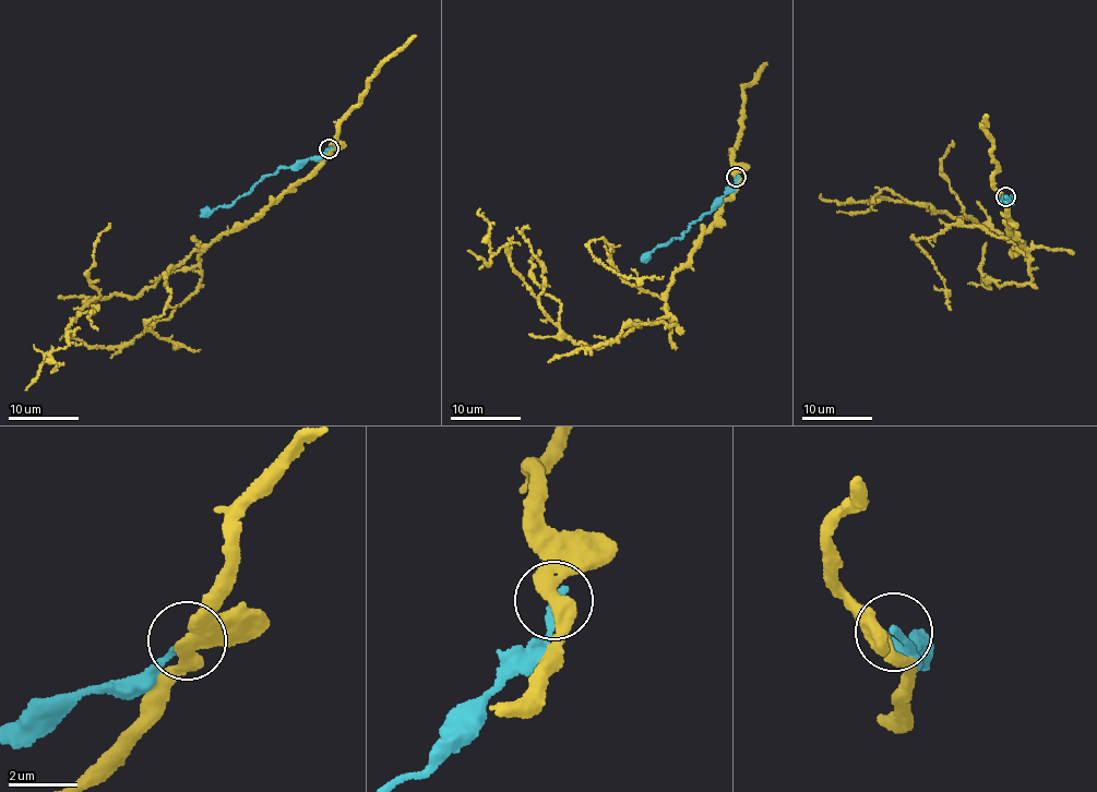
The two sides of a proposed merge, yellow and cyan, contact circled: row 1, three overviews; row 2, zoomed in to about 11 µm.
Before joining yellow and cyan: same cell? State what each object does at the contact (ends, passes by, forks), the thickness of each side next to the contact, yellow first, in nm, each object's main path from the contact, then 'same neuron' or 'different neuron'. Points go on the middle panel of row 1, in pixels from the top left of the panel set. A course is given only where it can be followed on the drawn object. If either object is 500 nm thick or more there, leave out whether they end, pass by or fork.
yellow passes by | cyan ends | 360/240 nm | yellow via (736, 176), (737, 189), (677, 268), (666, 315), (592, 349), (545, 312), (509, 249), (490, 252), (479, 208) | cyan via (736, 178), (736, 183), (724, 196), (717, 198), (710, 213), (692, 222), (681, 237), (656, 247), (641, 261) | different neuron

